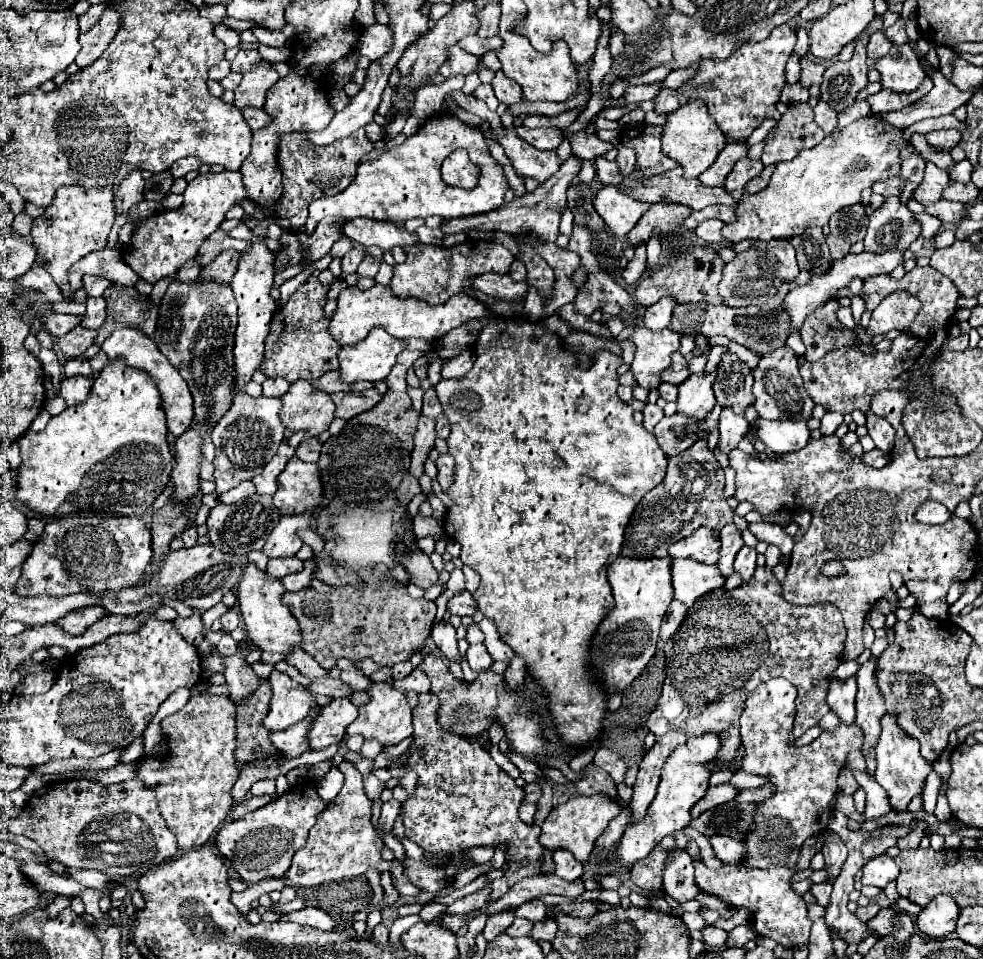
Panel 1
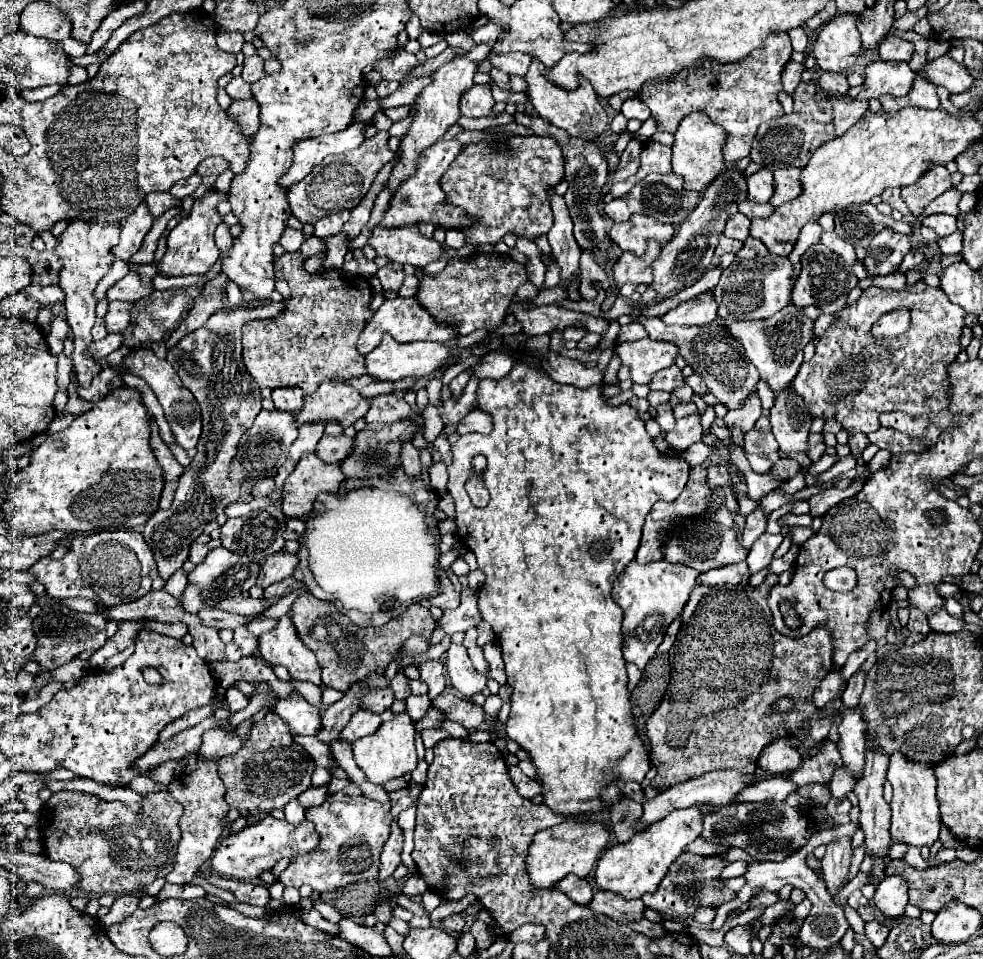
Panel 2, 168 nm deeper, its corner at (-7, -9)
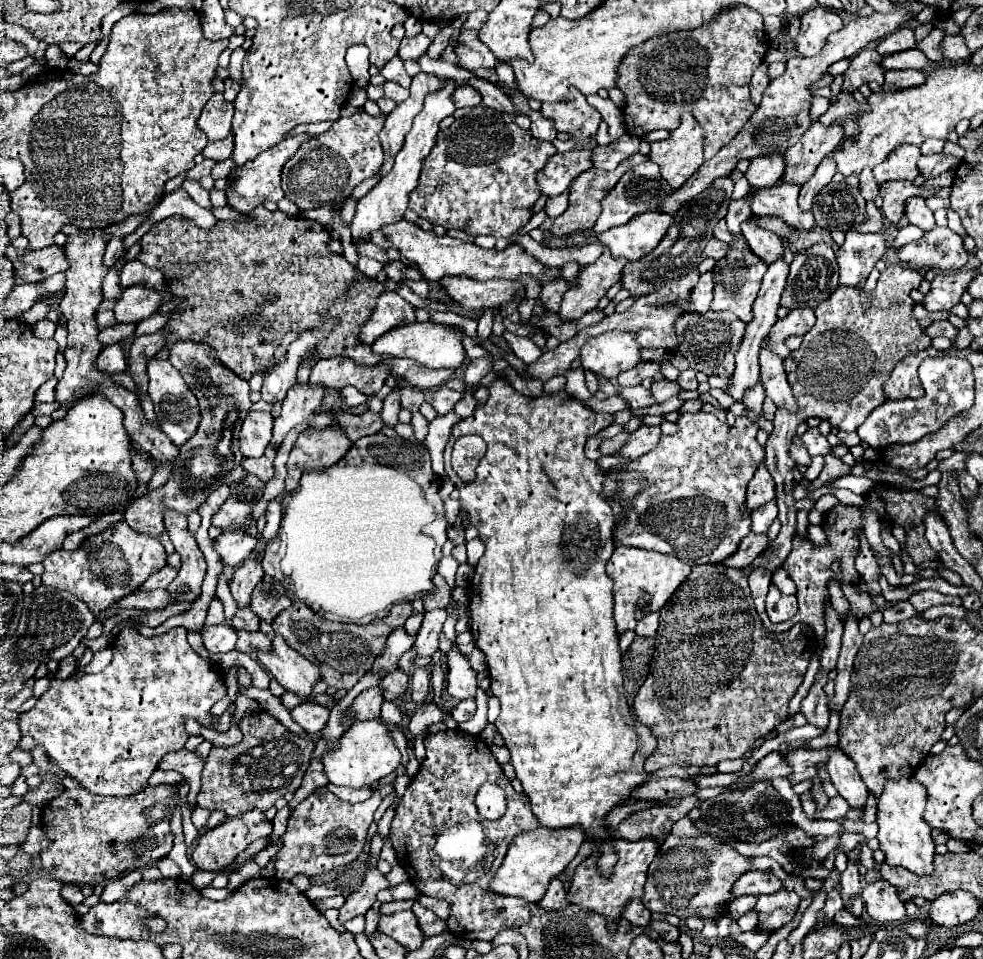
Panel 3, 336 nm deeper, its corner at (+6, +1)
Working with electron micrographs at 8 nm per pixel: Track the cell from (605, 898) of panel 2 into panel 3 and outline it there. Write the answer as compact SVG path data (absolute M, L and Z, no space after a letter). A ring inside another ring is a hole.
M633 899L631 907L627 907L627 911L623 911L623 917L629 923L641 925L641 927L647 927L651 923L651 911L647 911L647 907L643 905L641 899Z

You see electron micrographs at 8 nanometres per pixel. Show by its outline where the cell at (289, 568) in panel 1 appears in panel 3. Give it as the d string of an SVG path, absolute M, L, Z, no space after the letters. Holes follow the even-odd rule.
M265 577L253 591L251 597L251 611L265 623L273 623L273 619L285 611L293 601L285 595L285 589L281 583L277 583L273 577Z

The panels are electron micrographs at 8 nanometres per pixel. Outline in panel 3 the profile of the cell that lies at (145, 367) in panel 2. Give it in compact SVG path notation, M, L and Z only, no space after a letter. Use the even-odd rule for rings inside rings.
M151 359L147 371L149 371L149 379L151 379L151 401L155 405L155 415L157 415L161 431L165 435L169 435L169 439L173 443L179 443L179 445L187 443L191 439L191 435L195 435L199 421L201 421L197 397L193 395L191 387L183 381L181 373L169 361Z

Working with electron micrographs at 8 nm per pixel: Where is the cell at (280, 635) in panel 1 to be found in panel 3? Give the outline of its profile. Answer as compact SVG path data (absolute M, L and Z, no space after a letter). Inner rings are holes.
M273 639L271 653L257 653L259 663L291 693L311 695L313 685L321 681L319 669L297 651L291 651L283 639Z

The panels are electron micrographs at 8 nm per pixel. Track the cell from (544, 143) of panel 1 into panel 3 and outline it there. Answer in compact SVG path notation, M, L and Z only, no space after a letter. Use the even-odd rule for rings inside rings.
M475 107L465 117L455 119L451 127L437 133L435 147L427 155L419 185L409 195L409 209L427 219L431 225L461 229L471 237L493 235L495 239L507 239L531 219L531 207L541 197L539 187L535 187L535 175L539 169L543 169L543 163L547 163L553 153L553 143L539 141L531 135L531 131L517 127L513 114L493 111L489 107Z

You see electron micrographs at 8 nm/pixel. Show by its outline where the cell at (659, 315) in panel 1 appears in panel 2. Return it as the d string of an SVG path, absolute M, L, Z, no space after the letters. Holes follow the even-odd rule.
M702 293L668 311L662 321L666 325L708 325L716 319L716 301L712 293Z

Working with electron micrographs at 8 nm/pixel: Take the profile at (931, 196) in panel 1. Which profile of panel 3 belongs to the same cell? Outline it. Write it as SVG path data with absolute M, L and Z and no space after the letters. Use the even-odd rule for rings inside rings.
M899 145L887 159L879 165L873 167L873 175L879 183L885 181L897 181L897 179L907 179L913 181L919 171L917 171L917 159L921 157L917 145Z

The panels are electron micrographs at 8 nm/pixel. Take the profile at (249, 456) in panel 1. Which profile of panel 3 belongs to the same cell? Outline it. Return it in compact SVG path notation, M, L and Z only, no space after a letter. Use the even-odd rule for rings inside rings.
M251 411L243 427L239 431L239 445L241 453L245 457L259 457L263 455L265 447L271 441L271 427L273 427L273 417L271 413L261 413L261 411Z

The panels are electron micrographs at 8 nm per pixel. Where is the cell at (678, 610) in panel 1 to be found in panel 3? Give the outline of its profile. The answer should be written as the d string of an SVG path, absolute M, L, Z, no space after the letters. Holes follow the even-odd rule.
M649 613L647 617L643 617L637 627L635 627L635 633L641 635L641 637L653 637L655 631L657 631L657 623L659 623L659 613Z

